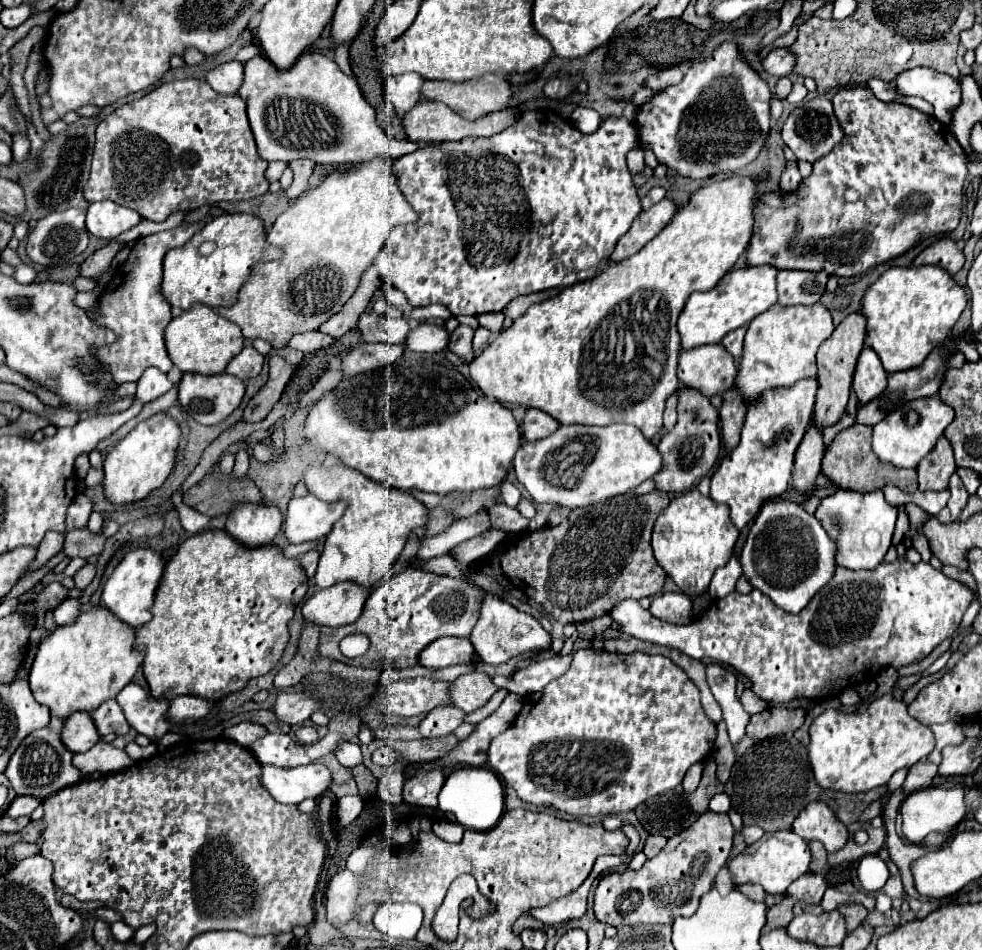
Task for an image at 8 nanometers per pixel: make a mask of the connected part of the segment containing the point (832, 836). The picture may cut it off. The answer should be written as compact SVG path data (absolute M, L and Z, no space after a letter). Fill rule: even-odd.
M811 802L793 822L793 832L807 842L819 840L827 852L841 850L849 840L849 828L823 802Z

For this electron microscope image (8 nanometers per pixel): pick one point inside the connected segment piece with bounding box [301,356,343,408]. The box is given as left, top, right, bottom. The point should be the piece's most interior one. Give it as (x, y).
(332, 377)

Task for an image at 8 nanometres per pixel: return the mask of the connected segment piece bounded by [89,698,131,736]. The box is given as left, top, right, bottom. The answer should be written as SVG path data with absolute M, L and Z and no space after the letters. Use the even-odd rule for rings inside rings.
M113 698L103 702L97 710L89 712L89 716L91 716L91 720L93 720L93 724L95 724L95 728L101 736L105 736L109 732L127 734L131 730L129 724L125 722L125 716L121 714L121 710L119 710L119 706Z

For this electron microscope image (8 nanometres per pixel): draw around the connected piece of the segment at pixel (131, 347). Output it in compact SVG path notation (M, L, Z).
M191 224L191 226L179 226L173 230L165 230L159 234L151 234L145 236L141 240L137 240L137 244L131 248L127 260L117 268L113 280L103 288L101 296L99 296L99 316L95 318L95 324L99 328L111 328L117 334L117 340L109 346L99 346L93 348L91 354L97 356L97 360L111 372L113 382L115 384L123 384L123 382L137 382L141 378L141 374L149 368L155 366L163 373L168 373L173 366L167 350L165 350L165 340L163 340L163 330L167 328L167 324L171 322L173 314L171 314L171 304L165 300L163 292L161 292L161 278L163 278L163 256L177 246L183 246L197 230L201 230L203 224Z

